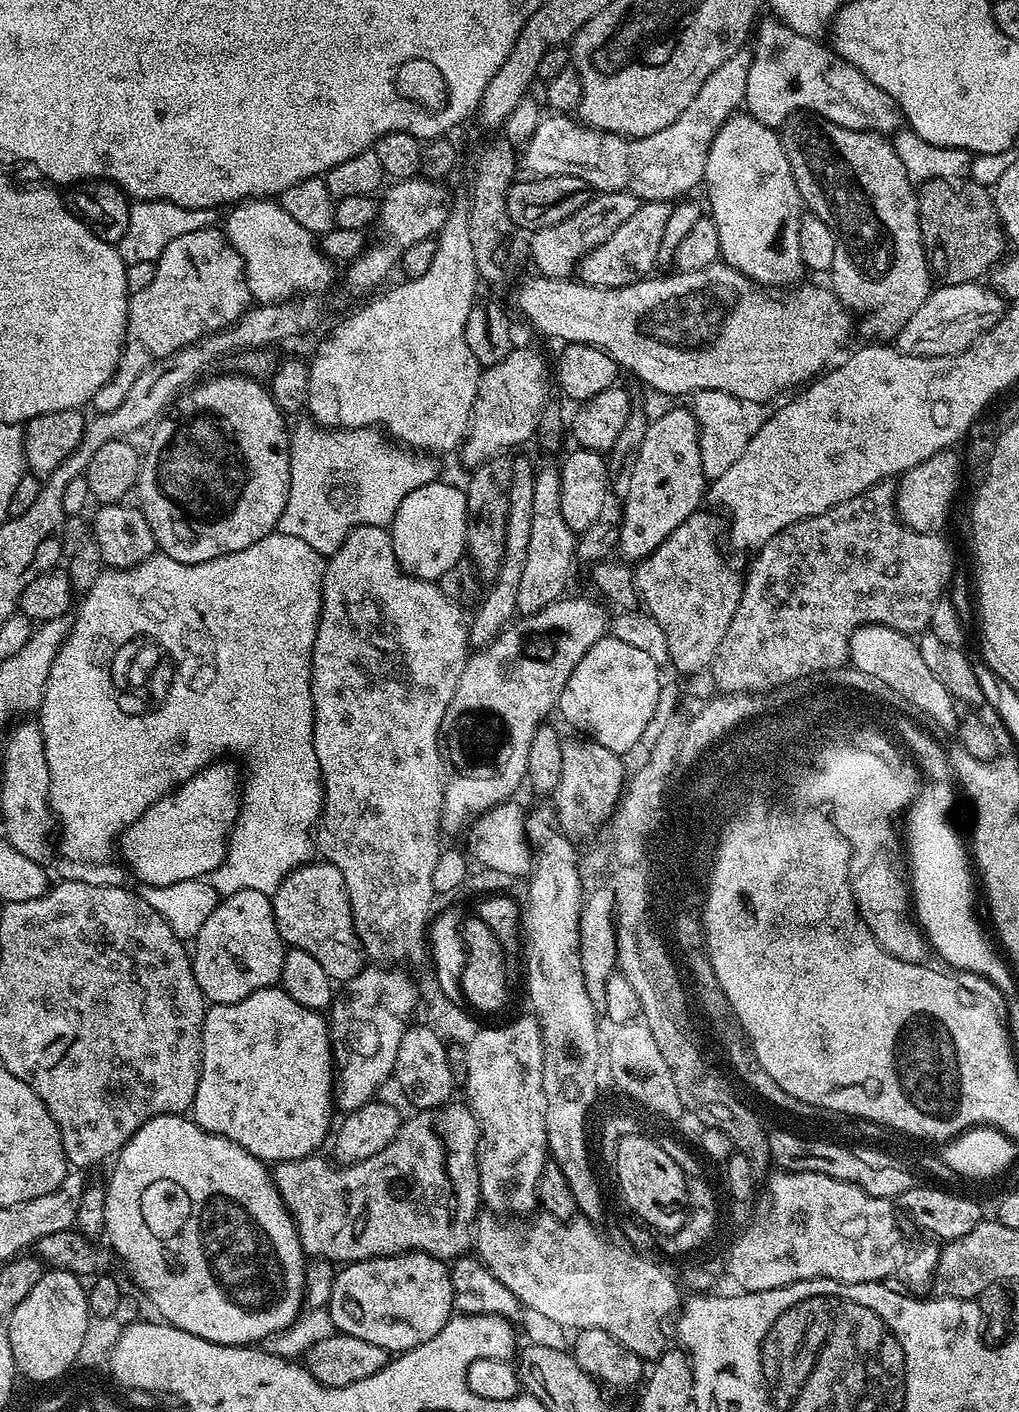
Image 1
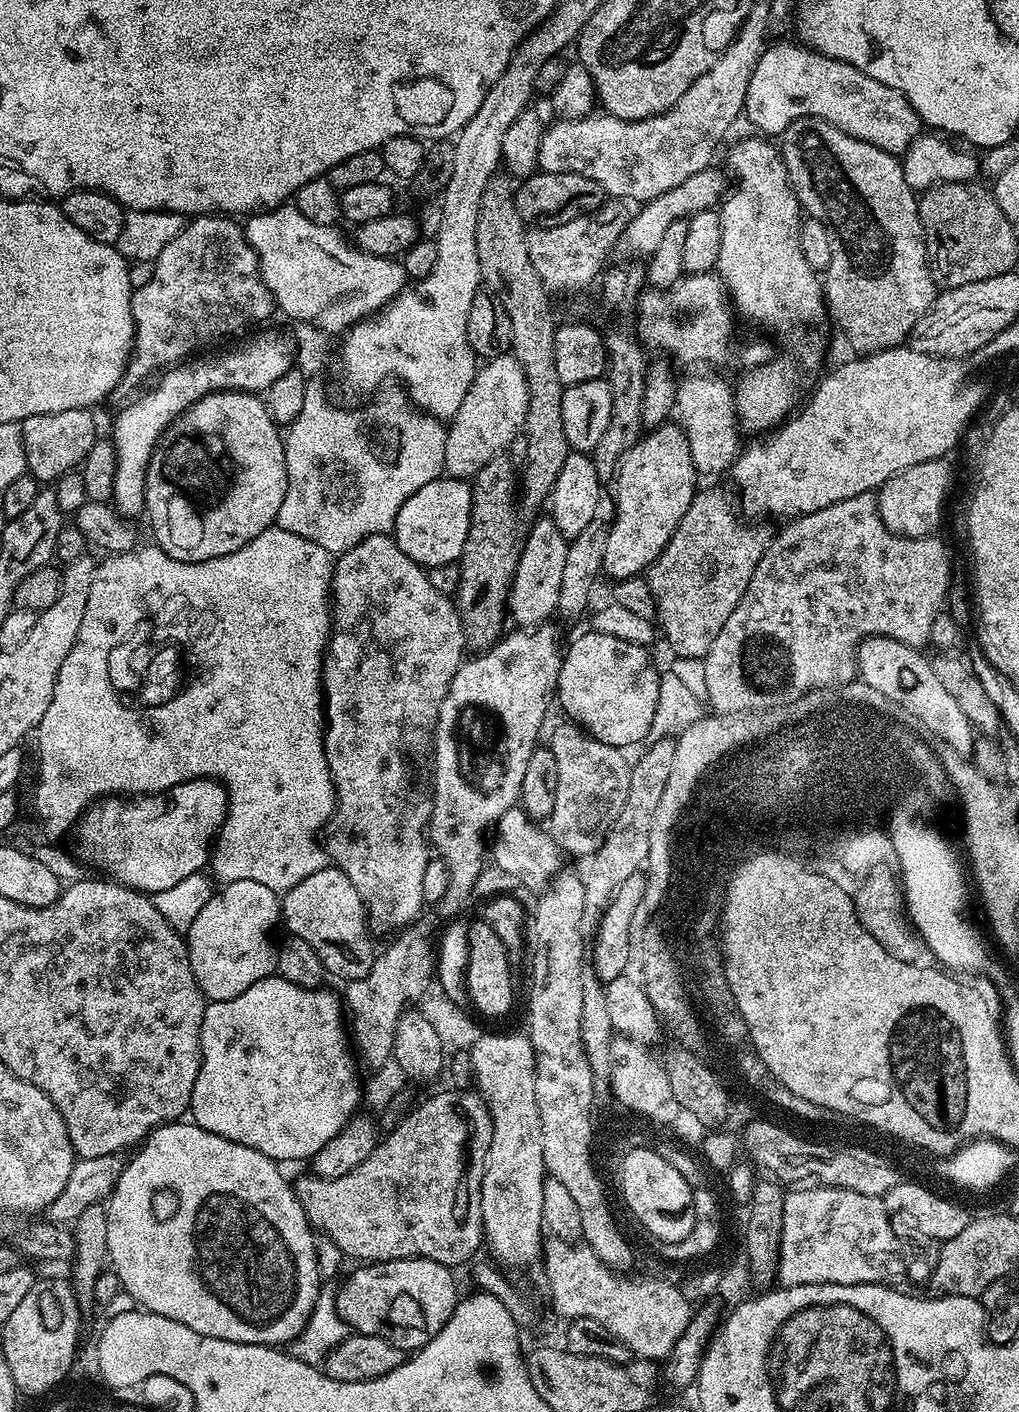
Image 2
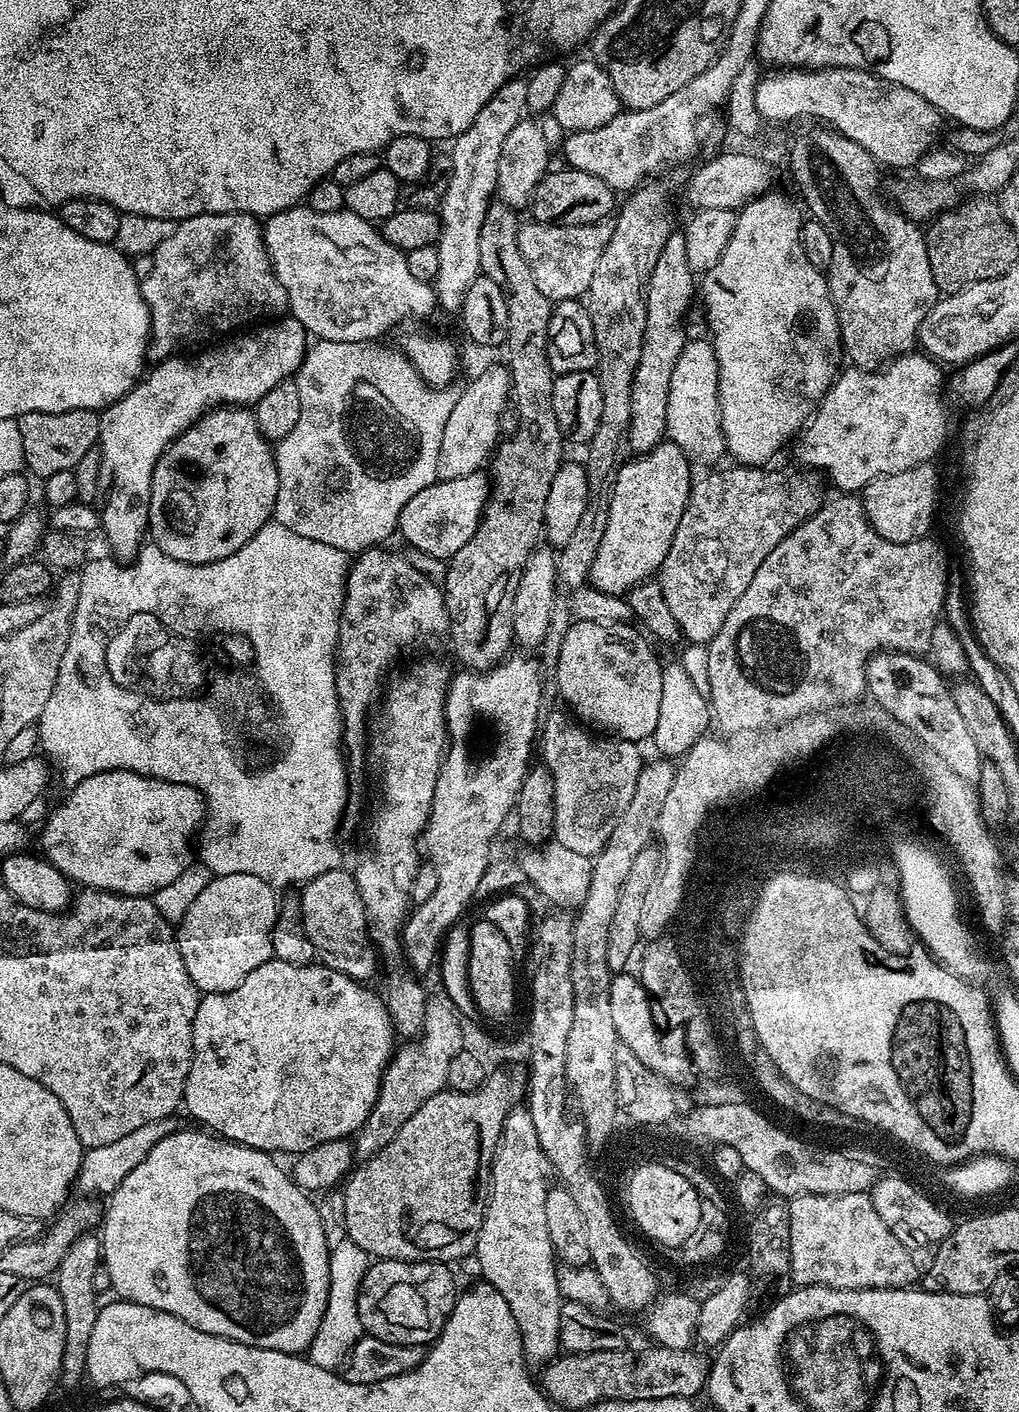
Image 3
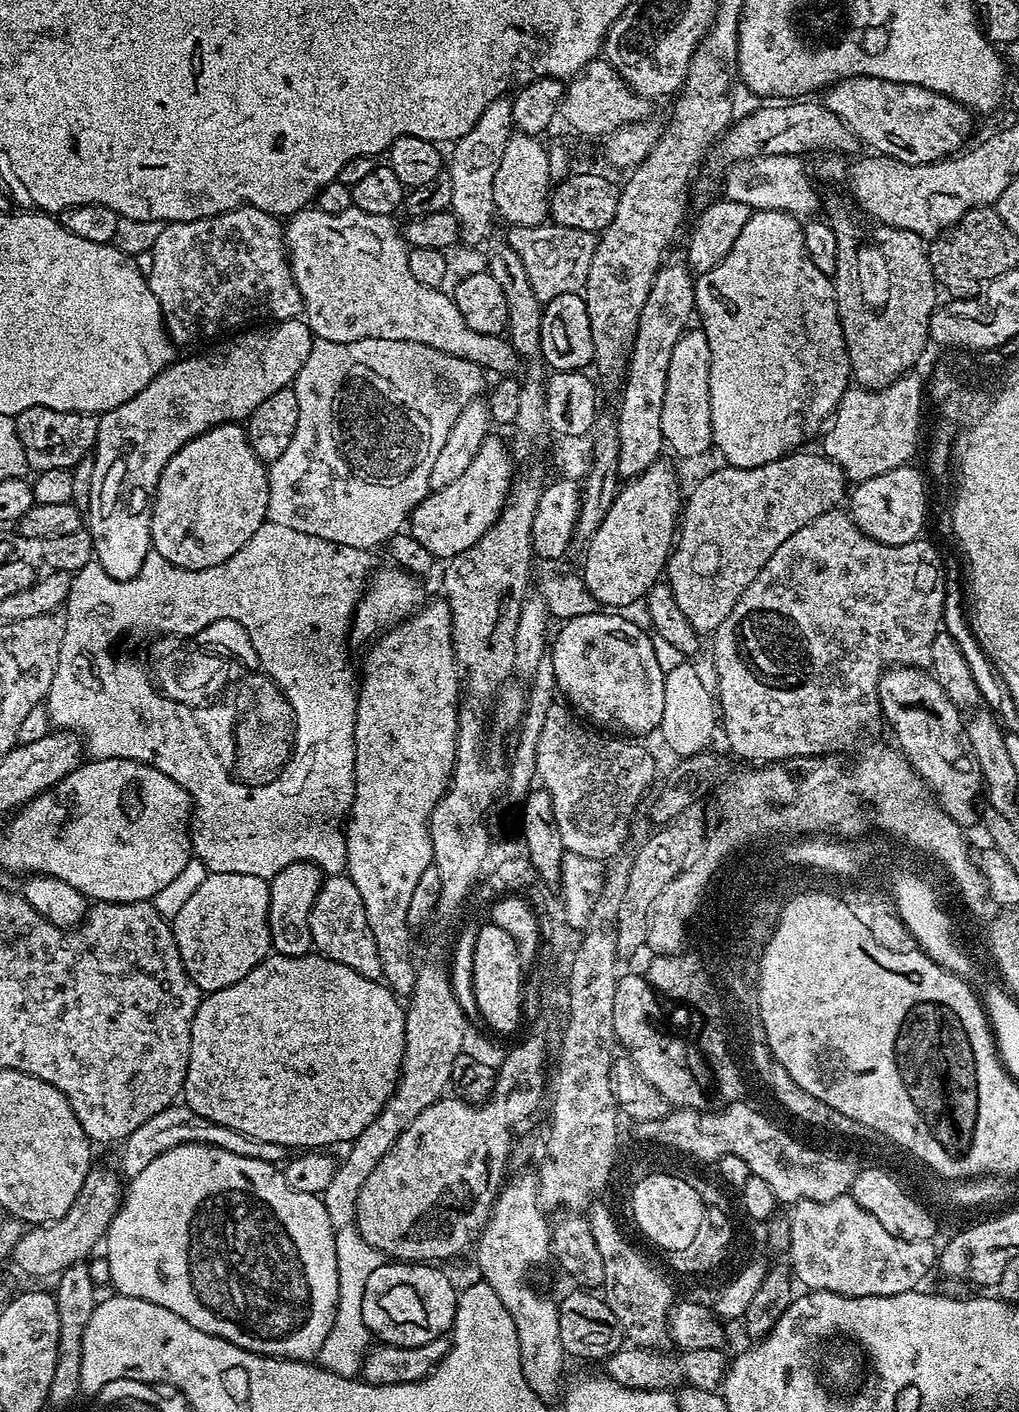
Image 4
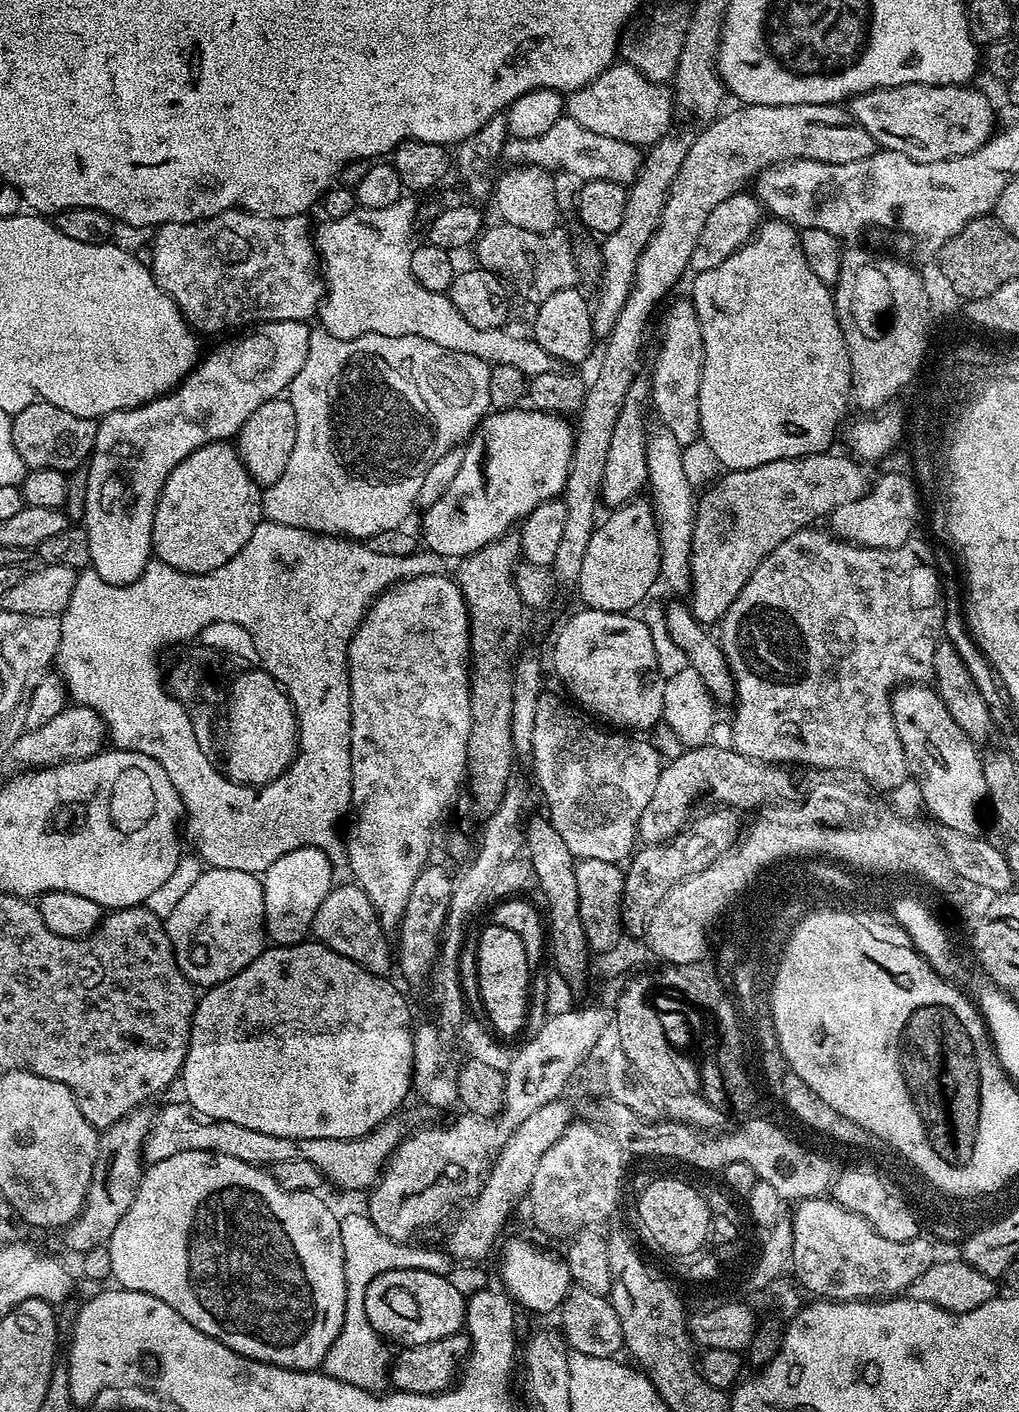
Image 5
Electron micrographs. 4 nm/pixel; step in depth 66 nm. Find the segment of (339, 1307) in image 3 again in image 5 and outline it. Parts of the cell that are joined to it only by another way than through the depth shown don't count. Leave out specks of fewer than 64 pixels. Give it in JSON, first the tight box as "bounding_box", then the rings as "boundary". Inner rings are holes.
{"bounding_box":[324,1211,454,1393],"boundary":[[[363,1211],[343,1213],[340,1216],[342,1230],[342,1254],[346,1270],[346,1314],[338,1338],[330,1346],[324,1364],[330,1366],[330,1375],[335,1380],[364,1388],[367,1392],[379,1393],[383,1384],[390,1380],[389,1345],[375,1332],[374,1326],[366,1318],[366,1290],[378,1274],[395,1268],[426,1268],[439,1276],[449,1276],[454,1260],[447,1251],[438,1252],[434,1248],[415,1248],[412,1242],[401,1242],[386,1238],[378,1226]]]}

